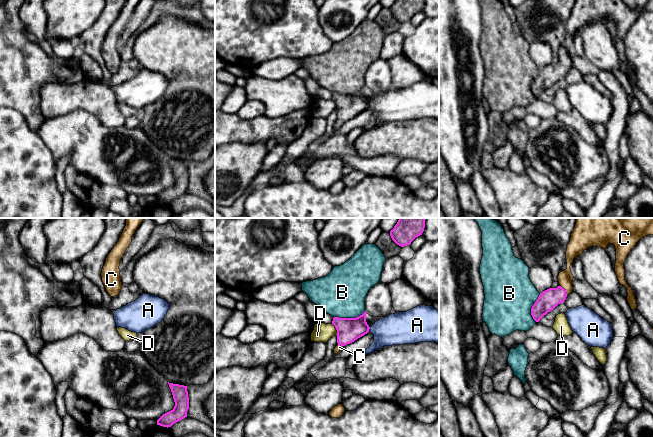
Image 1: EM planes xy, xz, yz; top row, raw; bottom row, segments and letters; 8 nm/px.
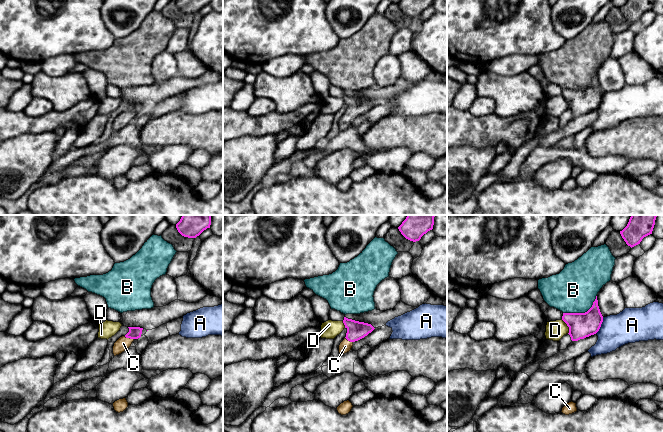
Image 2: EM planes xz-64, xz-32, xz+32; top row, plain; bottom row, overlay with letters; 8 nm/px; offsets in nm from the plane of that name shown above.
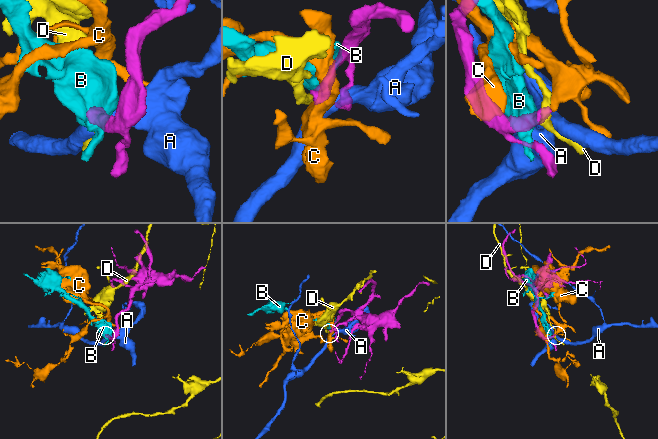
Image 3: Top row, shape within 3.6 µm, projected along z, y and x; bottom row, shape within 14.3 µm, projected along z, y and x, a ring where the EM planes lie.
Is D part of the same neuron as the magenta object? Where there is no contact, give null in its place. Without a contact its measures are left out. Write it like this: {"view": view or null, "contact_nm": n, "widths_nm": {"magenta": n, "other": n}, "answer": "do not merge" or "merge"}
{"view": "xz", "contact_nm": 100, "widths_nm": {"magenta": 190, "other": 150}, "answer": "do not merge"}

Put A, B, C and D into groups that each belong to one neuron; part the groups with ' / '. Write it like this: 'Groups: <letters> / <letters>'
Groups: A / B / C / D

